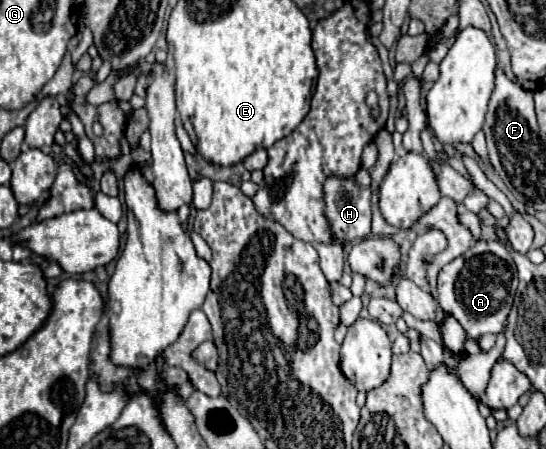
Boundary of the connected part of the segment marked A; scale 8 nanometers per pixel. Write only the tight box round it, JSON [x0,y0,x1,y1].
[438,241,518,339]

